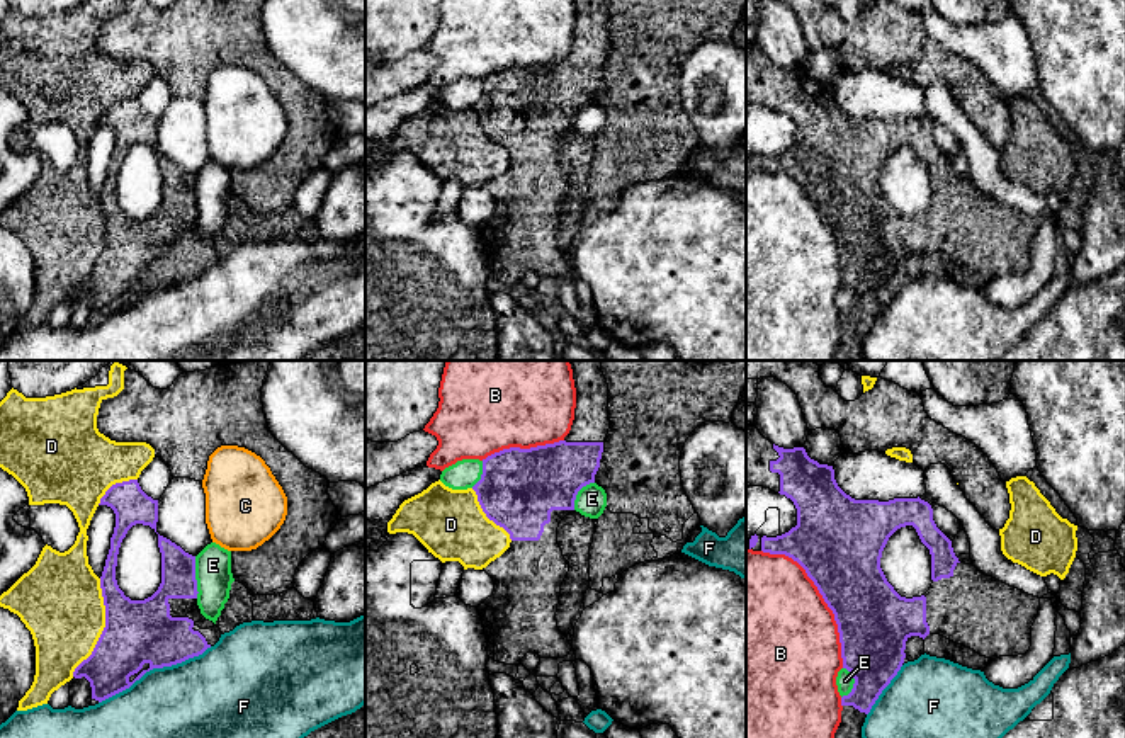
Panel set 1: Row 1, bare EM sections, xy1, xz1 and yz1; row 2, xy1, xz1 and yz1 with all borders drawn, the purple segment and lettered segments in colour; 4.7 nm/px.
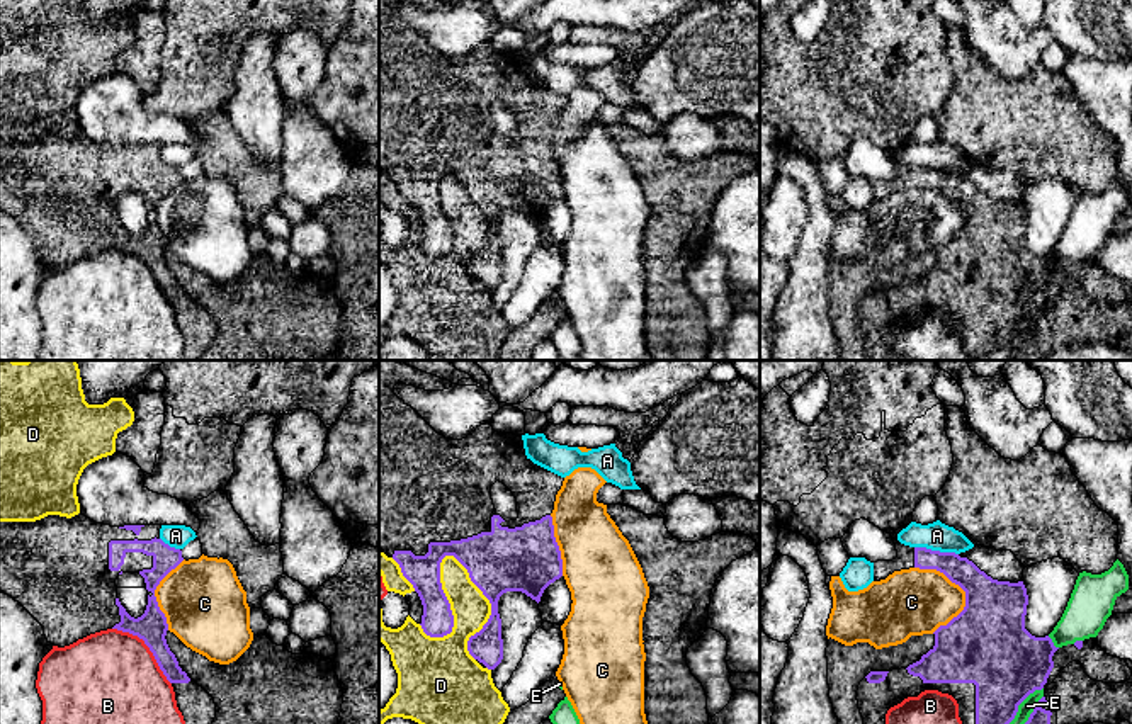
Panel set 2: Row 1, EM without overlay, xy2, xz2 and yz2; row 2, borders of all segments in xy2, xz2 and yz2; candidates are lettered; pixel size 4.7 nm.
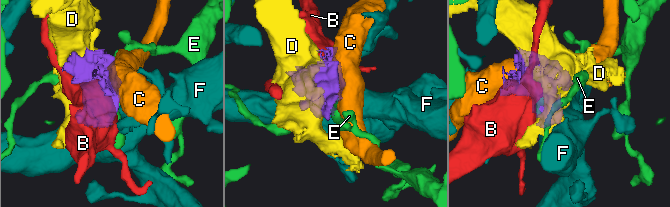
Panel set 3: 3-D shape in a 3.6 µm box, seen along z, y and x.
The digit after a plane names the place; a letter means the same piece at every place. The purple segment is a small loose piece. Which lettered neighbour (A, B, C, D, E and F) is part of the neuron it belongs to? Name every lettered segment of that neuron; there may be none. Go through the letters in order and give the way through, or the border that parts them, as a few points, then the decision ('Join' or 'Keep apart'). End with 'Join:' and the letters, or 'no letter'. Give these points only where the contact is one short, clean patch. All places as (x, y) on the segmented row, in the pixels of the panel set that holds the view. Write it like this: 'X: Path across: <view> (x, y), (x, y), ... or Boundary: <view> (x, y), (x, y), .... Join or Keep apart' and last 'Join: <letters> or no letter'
A: Boundary: yz2 (915, 546), (954, 551), (957, 554). Keep apart
B: Keep apart
C: Keep apart
D: Keep apart
E: Keep apart
F: Keep apart
Join: no letter

